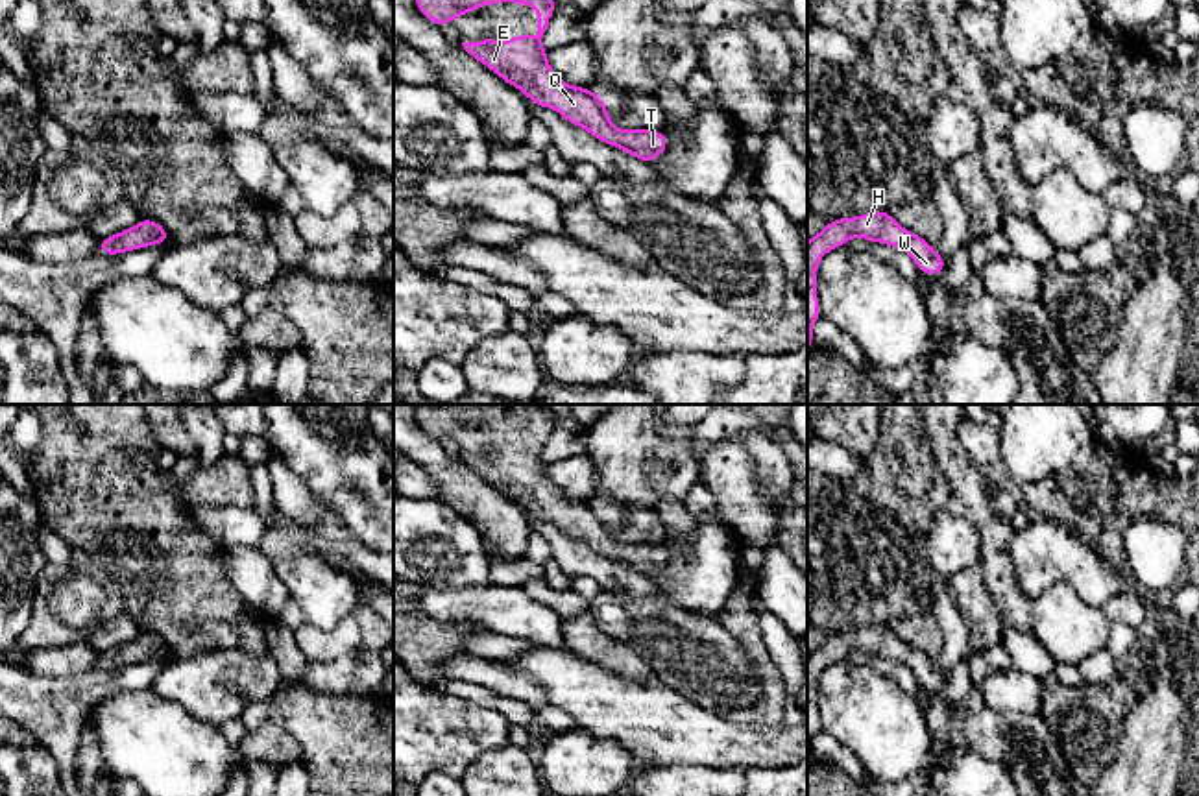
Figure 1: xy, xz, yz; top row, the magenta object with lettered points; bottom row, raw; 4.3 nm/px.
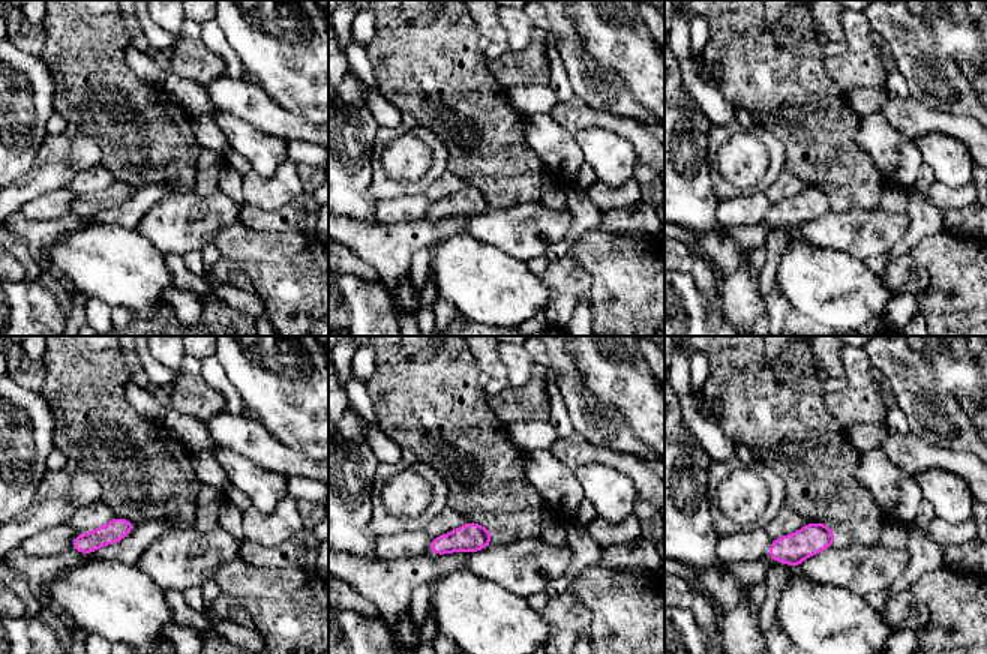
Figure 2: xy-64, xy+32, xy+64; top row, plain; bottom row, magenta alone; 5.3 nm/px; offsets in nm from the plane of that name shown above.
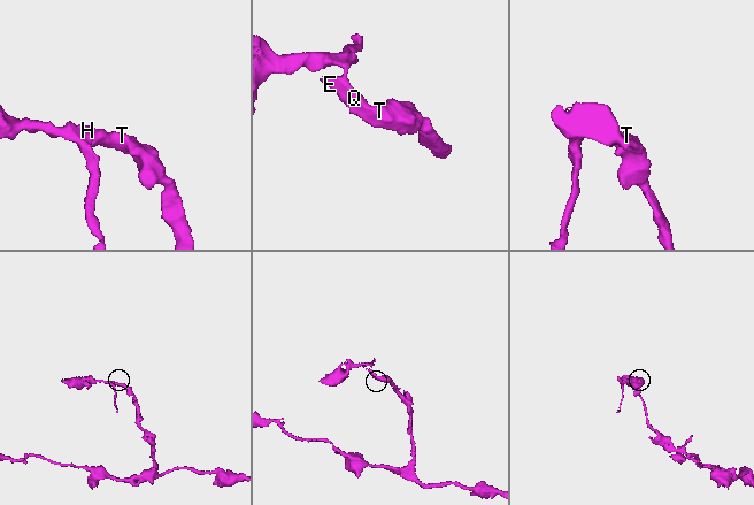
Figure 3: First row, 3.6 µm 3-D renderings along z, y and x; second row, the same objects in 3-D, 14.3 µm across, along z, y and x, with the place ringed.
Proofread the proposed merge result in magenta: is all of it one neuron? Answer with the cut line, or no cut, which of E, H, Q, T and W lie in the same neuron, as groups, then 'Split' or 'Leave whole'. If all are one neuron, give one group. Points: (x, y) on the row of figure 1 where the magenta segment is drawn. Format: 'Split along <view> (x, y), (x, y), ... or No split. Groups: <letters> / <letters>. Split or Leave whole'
No split. Groups: E H Q T W. Leave whole

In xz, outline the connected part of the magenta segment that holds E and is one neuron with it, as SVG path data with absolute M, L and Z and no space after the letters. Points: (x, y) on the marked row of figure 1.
M416 0L419 13L443 26L462 15L497 2L517 2L538 9L538 35L517 35L503 44L495 37L462 42L464 50L491 68L501 79L523 90L539 107L556 109L569 124L587 129L597 140L621 148L648 164L660 157L669 139L654 129L624 131L612 124L606 102L591 89L567 85L547 63L541 37L558 7L554 0Z

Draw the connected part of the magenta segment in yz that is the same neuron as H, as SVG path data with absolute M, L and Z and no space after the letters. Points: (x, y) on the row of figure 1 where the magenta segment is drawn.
M872 211L855 218L839 218L807 242L807 351L815 345L811 325L820 318L817 301L817 266L826 251L844 246L852 236L881 242L911 255L920 273L942 275L946 260L922 236L905 231L887 211Z

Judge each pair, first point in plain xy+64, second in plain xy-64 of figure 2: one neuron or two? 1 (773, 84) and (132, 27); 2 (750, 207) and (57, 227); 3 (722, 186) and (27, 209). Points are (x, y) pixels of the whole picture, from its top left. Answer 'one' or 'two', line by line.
1: two
2: two
3: two

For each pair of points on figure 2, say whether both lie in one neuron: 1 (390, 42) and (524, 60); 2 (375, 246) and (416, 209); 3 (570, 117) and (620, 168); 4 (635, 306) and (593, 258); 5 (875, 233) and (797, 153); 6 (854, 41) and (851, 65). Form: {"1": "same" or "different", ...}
{"1": "different", "2": "different", "3": "different", "4": "same", "5": "different", "6": "different"}

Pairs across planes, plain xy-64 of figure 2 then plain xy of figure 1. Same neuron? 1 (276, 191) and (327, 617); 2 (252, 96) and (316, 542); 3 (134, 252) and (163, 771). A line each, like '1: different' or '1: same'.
1: different
2: same
3: same

